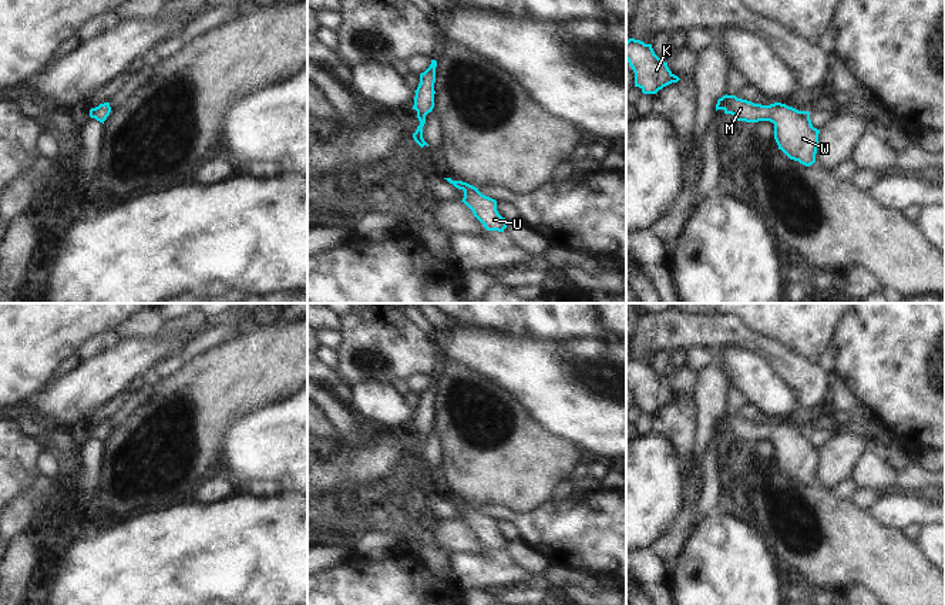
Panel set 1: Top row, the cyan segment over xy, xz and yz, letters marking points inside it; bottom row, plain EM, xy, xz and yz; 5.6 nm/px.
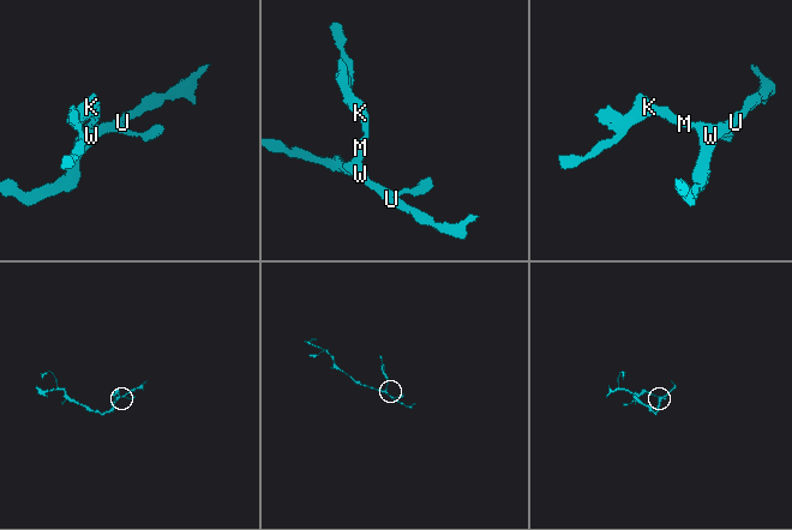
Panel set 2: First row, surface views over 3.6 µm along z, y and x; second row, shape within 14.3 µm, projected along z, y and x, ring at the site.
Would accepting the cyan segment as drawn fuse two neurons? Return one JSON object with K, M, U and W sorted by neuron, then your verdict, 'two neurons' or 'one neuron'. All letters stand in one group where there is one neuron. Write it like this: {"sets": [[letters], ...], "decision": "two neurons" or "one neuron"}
{"sets": [["K", "M", "U", "W"]], "decision": "one neuron"}

